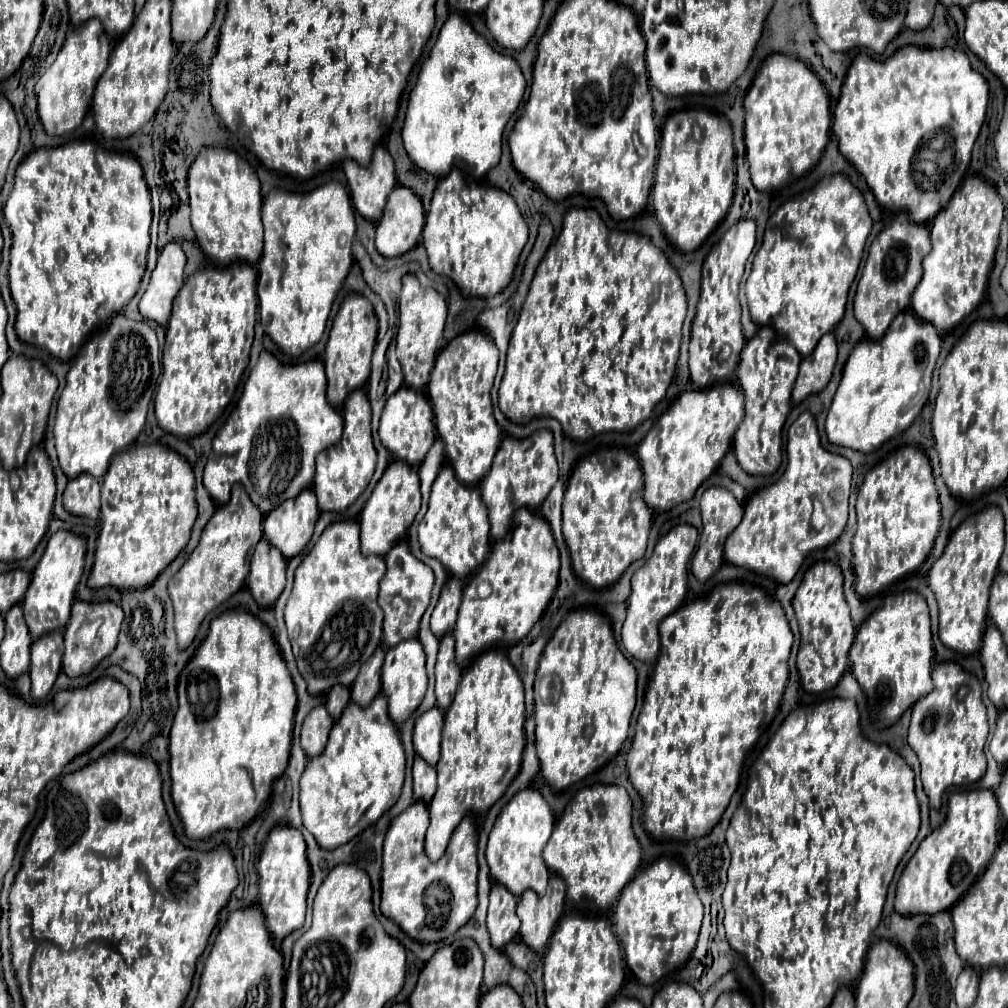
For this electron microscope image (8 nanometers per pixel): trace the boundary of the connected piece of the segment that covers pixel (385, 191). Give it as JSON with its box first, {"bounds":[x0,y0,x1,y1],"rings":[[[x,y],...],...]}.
{"bounds":[344,145,396,221],"rings":[[[378,145],[368,165],[358,165],[356,161],[346,159],[344,173],[356,211],[364,219],[378,221],[384,213],[390,191],[396,187],[394,163],[388,151]]]}

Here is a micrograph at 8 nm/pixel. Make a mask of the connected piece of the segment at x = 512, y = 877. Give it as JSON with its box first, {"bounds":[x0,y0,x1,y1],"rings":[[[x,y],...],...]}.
{"bounds":[486,787,554,897],"rings":[[[528,787],[528,791],[520,791],[520,795],[516,795],[504,807],[490,833],[486,849],[490,877],[496,883],[508,887],[508,891],[512,891],[516,897],[520,897],[526,889],[532,889],[536,895],[544,895],[550,873],[542,861],[542,847],[550,839],[552,827],[554,827],[554,817],[540,791],[532,787]]]}

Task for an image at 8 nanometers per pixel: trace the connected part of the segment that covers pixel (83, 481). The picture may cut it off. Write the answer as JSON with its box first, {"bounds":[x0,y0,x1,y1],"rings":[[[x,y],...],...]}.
{"bounds":[64,473,100,517],"rings":[[[82,473],[68,481],[64,491],[64,509],[76,517],[100,517],[100,483],[92,475]]]}

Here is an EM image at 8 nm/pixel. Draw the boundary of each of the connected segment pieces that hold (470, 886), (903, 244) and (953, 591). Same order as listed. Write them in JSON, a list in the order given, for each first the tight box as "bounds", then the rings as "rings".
[{"bounds":[382,801,478,943],"rings":[[[416,801],[402,811],[388,829],[384,839],[382,867],[382,915],[392,919],[406,935],[420,943],[436,943],[456,933],[474,915],[476,877],[478,877],[478,835],[470,817],[464,817],[456,827],[452,841],[440,861],[430,861],[424,855],[424,833],[429,826],[429,812],[422,801]]]},{"bounds":[854,213,930,339],"rings":[[[898,213],[898,217],[878,233],[854,297],[854,315],[864,325],[870,339],[882,339],[892,319],[908,307],[912,291],[922,279],[922,259],[930,249],[930,231],[924,225],[908,223],[908,215],[904,213]]]},{"bounds":[928,507,1004,655],"rings":[[[988,507],[968,517],[952,533],[942,557],[928,573],[928,587],[938,603],[940,641],[960,655],[974,655],[980,649],[988,617],[988,593],[998,573],[998,559],[1004,551],[1004,517],[1000,507]]]}]

